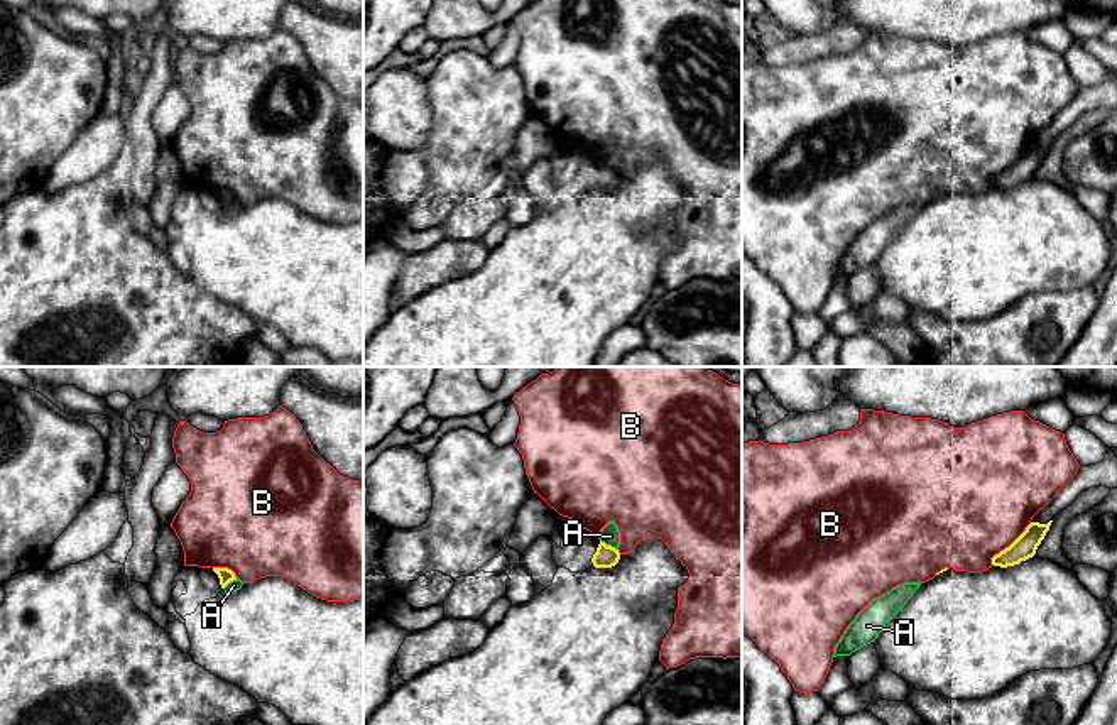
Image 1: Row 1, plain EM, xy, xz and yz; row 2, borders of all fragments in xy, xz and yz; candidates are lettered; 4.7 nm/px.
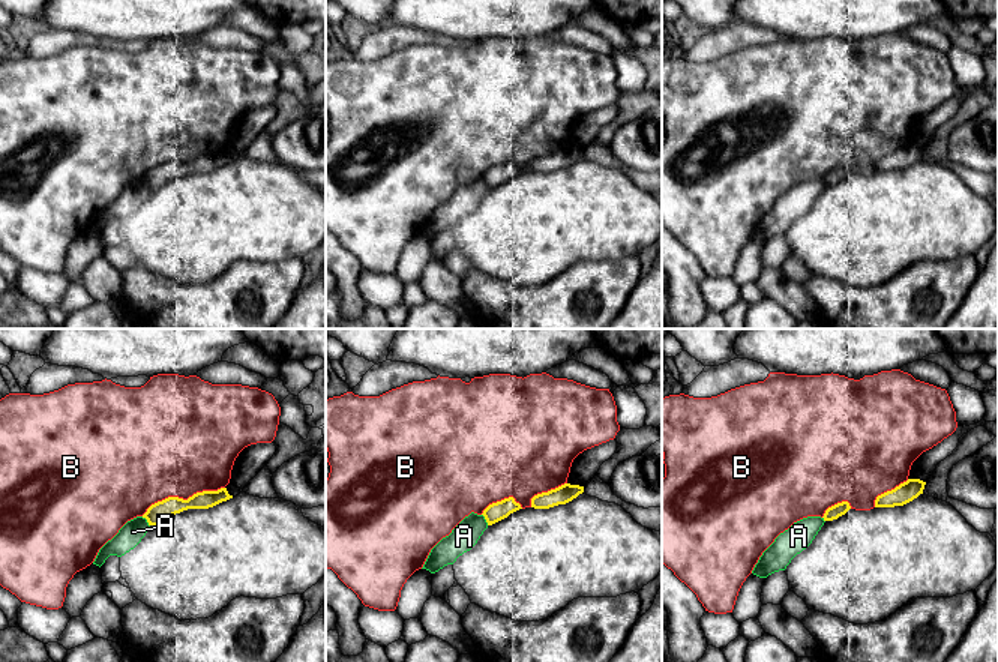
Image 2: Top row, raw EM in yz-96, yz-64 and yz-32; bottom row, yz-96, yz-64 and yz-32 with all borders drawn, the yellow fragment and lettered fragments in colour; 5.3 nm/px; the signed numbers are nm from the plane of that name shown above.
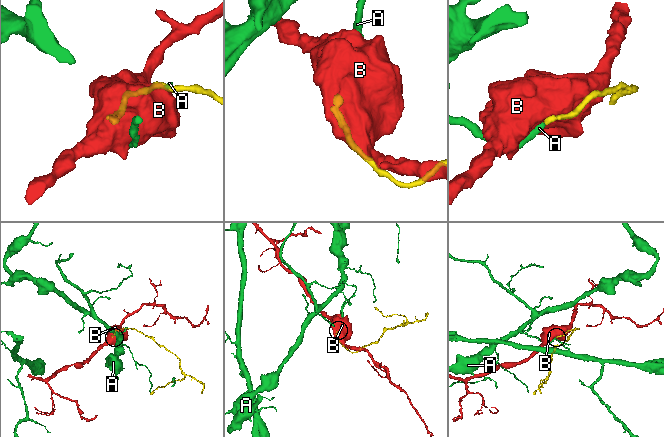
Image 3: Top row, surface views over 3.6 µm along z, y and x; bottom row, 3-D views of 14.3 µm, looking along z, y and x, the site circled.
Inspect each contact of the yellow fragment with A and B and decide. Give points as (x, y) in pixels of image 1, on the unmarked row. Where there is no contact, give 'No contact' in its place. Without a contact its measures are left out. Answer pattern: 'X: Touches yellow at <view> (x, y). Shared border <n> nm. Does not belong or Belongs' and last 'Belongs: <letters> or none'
A: Touches yellow at xz (609, 168). Shared border 90 nm. Does not belong
B: Touches yellow at yz (1009, 168). Shared border 280 nm. Does not belong
Belongs: none

